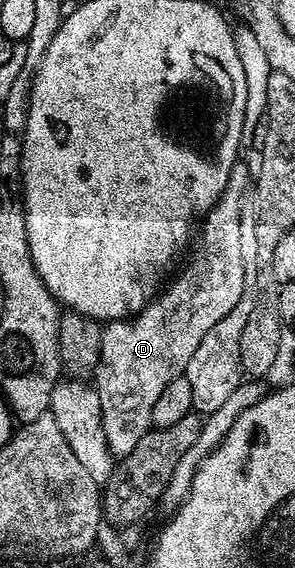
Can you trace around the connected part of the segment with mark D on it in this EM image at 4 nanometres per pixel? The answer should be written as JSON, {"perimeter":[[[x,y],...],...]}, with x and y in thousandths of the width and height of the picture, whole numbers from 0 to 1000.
{"perimeter":[[[810,287],[793,289],[756,343],[712,364],[678,391],[681,412],[671,417],[664,412],[661,430],[651,433],[654,447],[644,449],[627,475],[586,496],[576,493],[447,562],[373,565],[346,577],[336,639],[322,651],[322,683],[336,695],[349,766],[386,806],[417,806],[458,792],[471,773],[512,755],[512,722],[525,718],[553,681],[566,681],[580,667],[624,658],[634,639],[647,639],[647,625],[661,625],[702,583],[715,583],[715,576],[729,576],[729,569],[742,569],[742,562],[756,562],[756,555],[769,555],[769,548],[783,548],[783,540],[810,533],[810,519],[824,519],[837,447],[824,442],[824,428],[810,421],[810,386],[817,352],[837,345],[841,333],[831,331],[841,326],[847,331],[851,298]]]}

